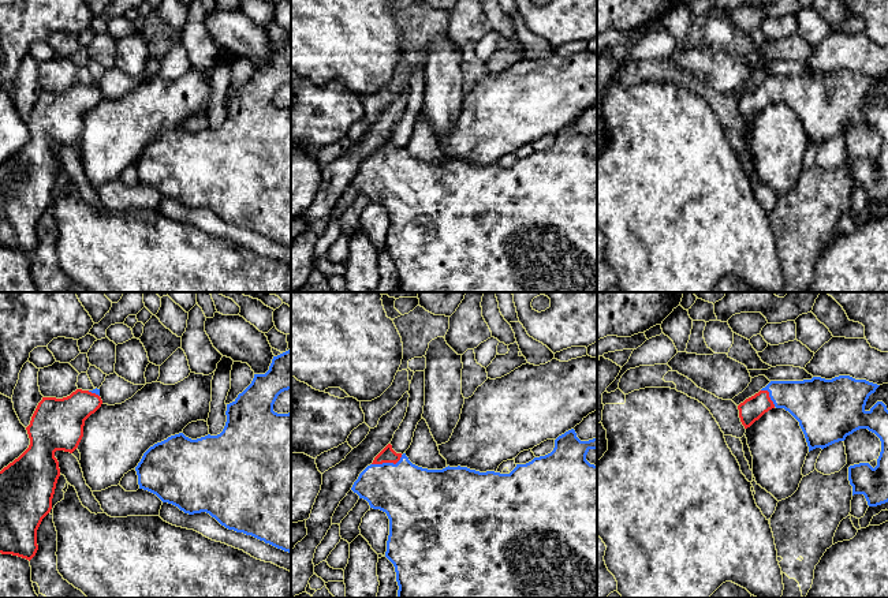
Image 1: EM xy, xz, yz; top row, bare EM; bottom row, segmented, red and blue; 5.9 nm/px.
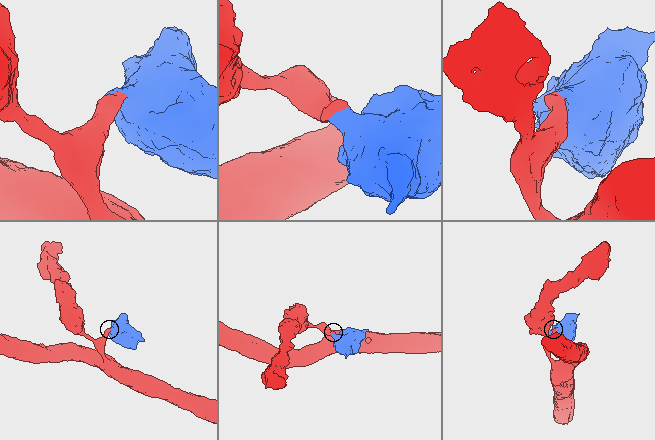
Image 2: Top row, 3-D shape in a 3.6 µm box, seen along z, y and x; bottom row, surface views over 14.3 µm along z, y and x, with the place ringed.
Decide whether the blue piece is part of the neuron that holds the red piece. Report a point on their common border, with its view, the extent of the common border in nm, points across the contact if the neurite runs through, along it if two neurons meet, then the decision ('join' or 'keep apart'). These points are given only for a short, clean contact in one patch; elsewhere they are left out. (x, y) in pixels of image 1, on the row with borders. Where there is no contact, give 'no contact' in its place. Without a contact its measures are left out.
contact xz (387, 462); length 190 nm; way xz (387, 455), (387, 462), (391, 475), (411, 496); join

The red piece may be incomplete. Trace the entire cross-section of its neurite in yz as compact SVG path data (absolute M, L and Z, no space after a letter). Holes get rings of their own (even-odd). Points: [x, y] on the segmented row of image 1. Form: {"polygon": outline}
{"polygon": "M850 375L832 380L813 377L803 381L771 381L738 405L745 429L772 408L784 408L798 422L809 452L844 441L859 429L868 429L881 441L877 466L859 463L848 467L854 494L863 494L869 507L888 502L888 410L877 401L869 411L866 401L880 385Z"}

